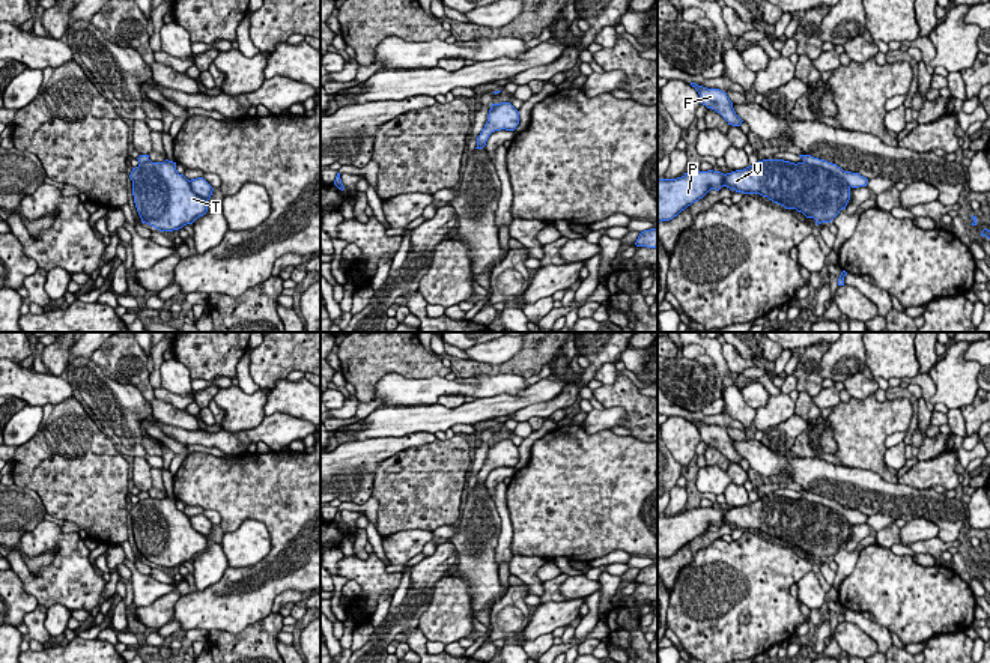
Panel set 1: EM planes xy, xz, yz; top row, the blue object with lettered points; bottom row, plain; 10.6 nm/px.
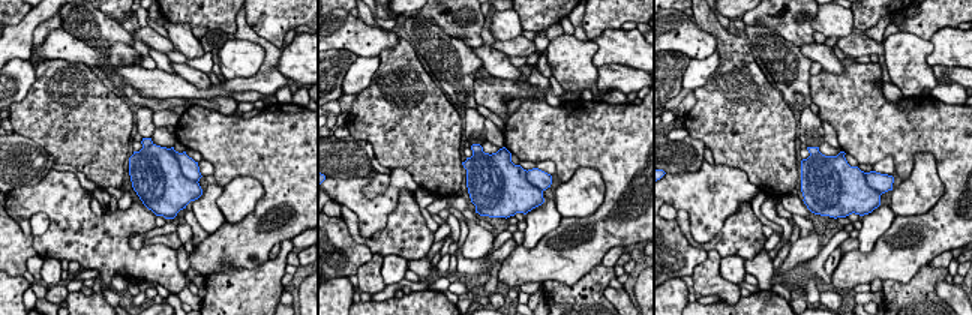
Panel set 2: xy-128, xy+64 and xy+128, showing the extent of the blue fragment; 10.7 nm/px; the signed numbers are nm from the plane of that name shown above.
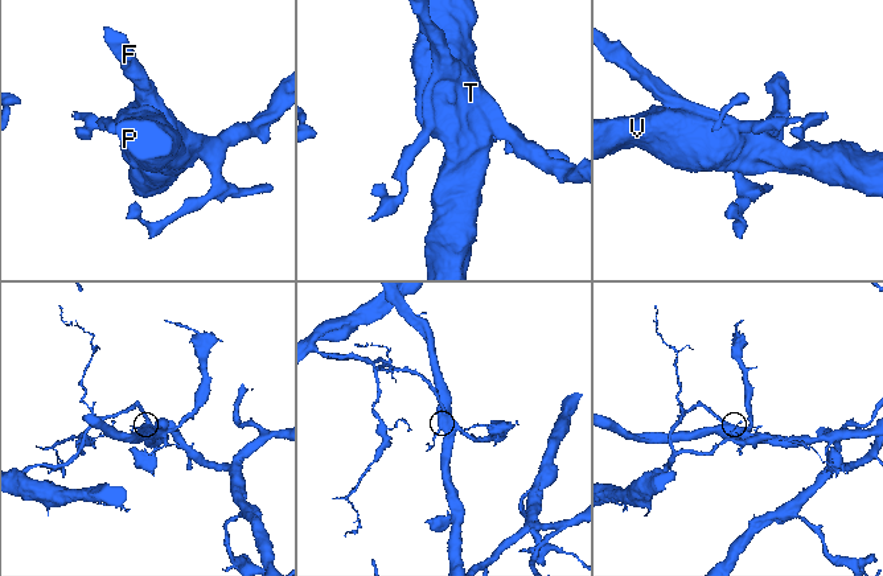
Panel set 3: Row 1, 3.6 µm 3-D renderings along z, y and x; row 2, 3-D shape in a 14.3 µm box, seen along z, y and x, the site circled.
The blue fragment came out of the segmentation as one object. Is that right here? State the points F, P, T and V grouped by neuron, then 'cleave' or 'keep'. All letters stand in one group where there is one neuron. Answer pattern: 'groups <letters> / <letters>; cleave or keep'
groups F / P T V; cleave

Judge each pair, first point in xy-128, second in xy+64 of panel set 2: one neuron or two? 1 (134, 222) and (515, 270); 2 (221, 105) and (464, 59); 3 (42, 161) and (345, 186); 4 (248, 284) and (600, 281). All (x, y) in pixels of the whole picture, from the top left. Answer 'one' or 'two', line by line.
1: two
2: one
3: two
4: one

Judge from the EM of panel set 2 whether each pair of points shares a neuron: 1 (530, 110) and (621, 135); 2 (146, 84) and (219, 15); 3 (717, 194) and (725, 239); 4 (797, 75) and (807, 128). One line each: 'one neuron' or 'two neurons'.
1: one neuron
2: two neurons
3: two neurons
4: two neurons

